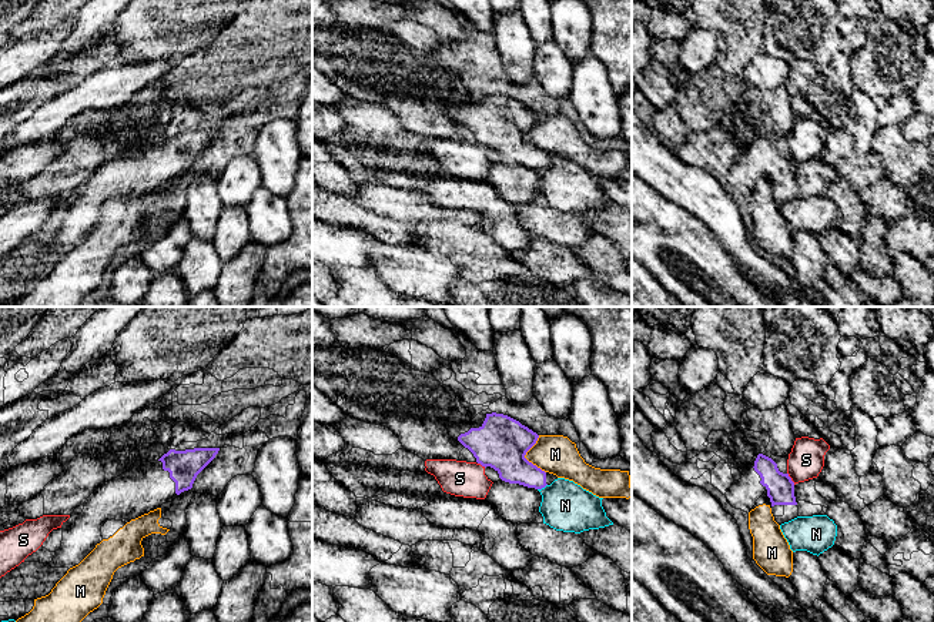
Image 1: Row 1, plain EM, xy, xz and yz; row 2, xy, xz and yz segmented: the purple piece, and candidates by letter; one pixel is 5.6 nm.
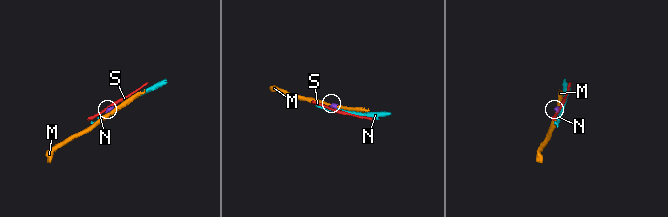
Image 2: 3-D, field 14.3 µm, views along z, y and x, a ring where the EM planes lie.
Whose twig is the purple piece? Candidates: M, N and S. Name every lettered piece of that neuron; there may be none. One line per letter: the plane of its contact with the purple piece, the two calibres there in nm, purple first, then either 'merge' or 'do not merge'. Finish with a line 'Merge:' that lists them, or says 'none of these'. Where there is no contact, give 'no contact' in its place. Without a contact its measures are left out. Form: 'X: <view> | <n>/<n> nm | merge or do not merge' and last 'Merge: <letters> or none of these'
M: xz | 300/220 nm | do not merge
N: xz | 190/280 nm | do not merge
S: yz | 160/200 nm | do not merge
Merge: none of these

